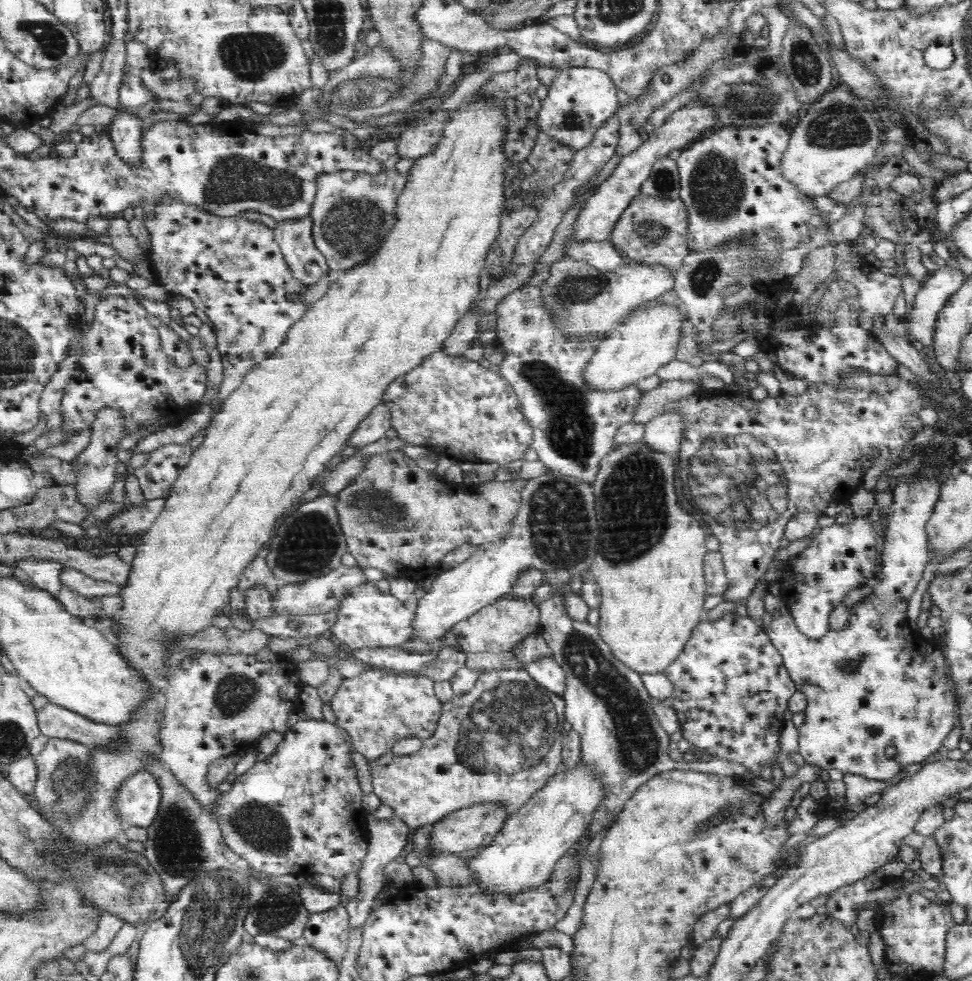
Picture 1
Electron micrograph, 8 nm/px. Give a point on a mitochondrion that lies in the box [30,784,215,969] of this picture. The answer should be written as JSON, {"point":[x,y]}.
{"point":[179,850]}

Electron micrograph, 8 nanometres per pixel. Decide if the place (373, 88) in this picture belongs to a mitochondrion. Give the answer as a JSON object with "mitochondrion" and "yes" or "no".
{"mitochondrion":"yes"}

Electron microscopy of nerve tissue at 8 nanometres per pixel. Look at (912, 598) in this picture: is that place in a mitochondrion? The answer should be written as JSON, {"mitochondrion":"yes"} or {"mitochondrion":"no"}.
{"mitochondrion":"no"}

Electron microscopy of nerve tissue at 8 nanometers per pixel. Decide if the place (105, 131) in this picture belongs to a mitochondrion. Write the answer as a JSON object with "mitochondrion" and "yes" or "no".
{"mitochondrion":"no"}

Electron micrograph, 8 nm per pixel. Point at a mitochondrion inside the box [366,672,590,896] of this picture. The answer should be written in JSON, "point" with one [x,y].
{"point":[511,725]}

